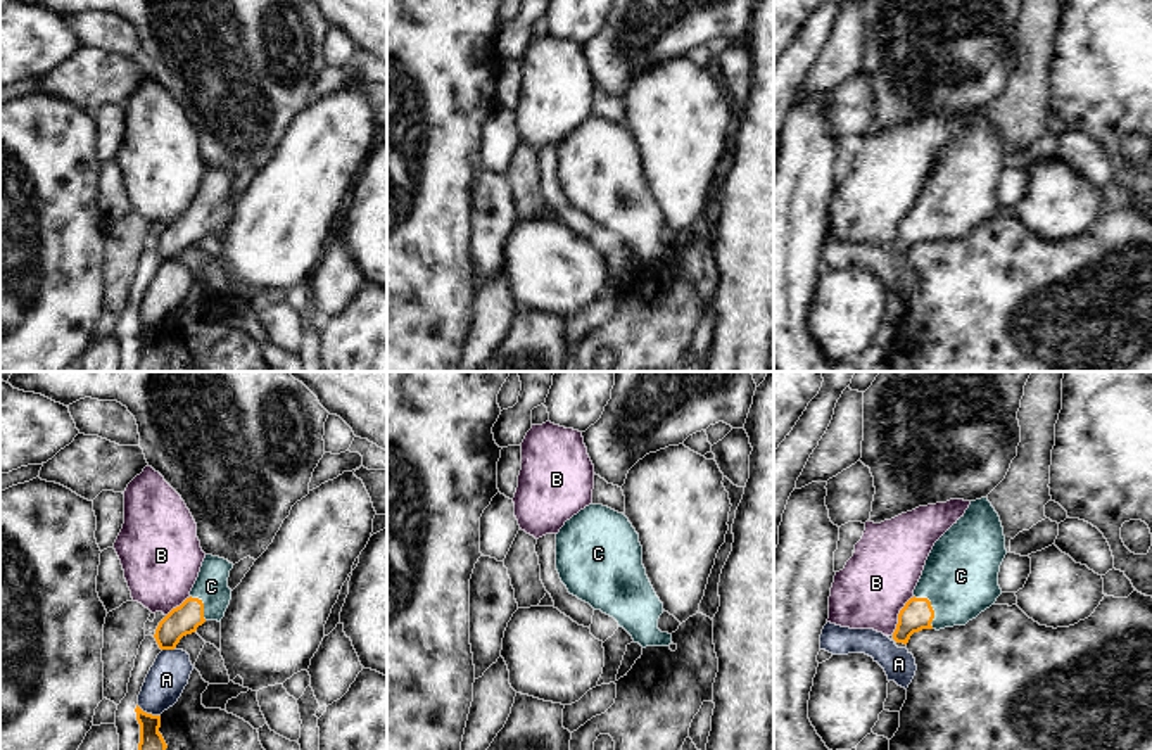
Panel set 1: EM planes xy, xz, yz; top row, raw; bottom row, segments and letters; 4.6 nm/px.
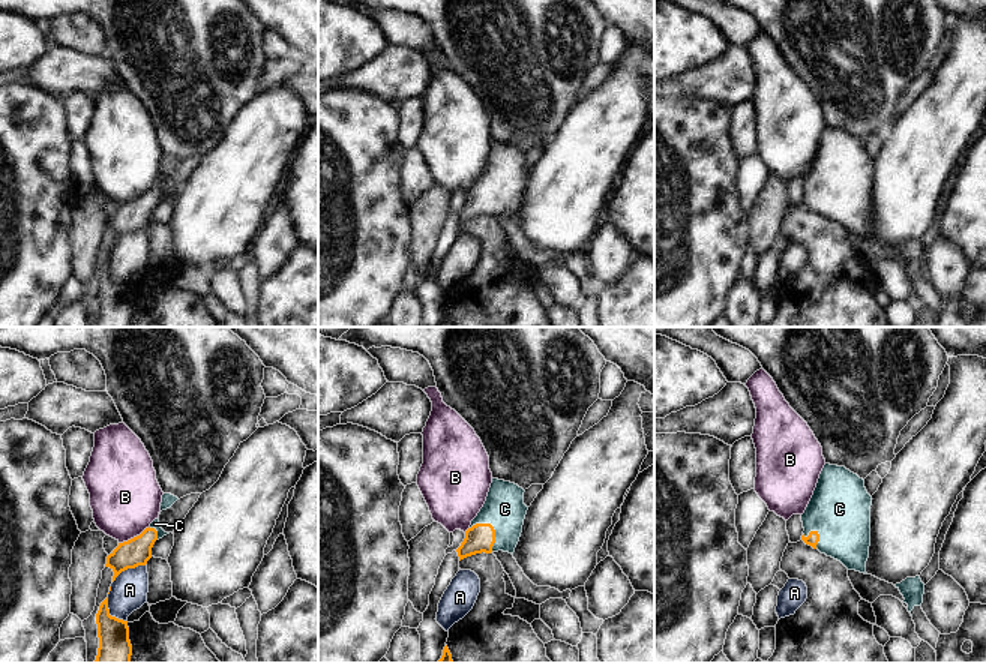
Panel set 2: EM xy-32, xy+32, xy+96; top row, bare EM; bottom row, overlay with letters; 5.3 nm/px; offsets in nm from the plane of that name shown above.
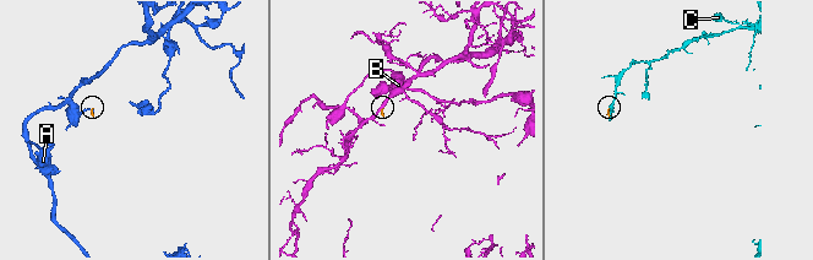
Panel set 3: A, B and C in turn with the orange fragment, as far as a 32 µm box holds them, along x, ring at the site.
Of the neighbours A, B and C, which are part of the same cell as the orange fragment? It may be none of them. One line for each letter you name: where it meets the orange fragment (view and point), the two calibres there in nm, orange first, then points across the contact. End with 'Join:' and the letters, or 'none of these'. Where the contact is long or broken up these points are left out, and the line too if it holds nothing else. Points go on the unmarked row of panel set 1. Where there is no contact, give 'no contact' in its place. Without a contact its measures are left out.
C: contact yz (931, 220); calibres 150 and 360 nm; way yz (917, 227), (931, 220), (961, 189)
Join: C

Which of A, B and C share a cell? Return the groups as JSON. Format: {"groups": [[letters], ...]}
{"groups": [["A"], ["B"], ["C"]]}

